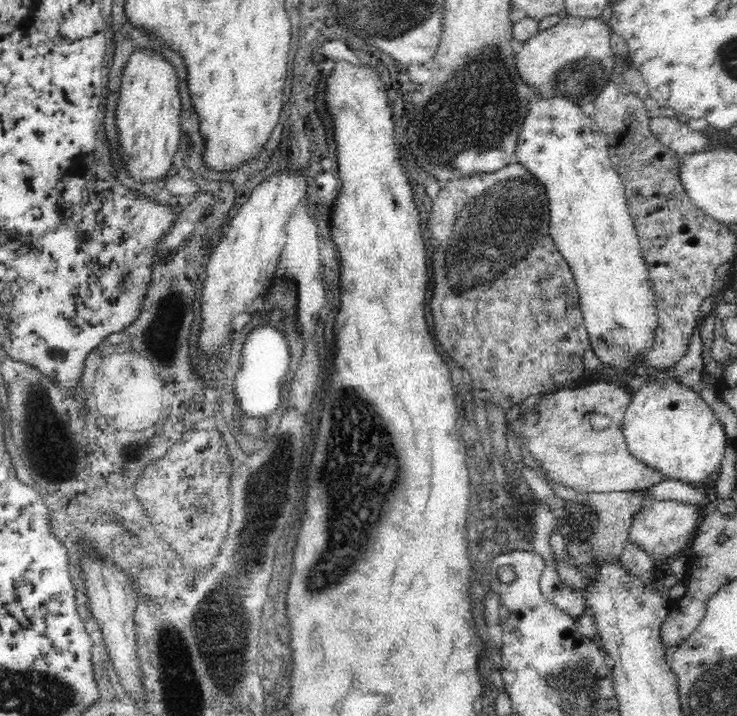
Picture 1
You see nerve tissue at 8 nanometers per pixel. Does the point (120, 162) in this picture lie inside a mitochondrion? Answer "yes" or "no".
no

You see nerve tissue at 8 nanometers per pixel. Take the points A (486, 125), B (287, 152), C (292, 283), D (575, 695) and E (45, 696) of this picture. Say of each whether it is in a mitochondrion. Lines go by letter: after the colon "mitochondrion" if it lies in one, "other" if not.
A: mitochondrion
B: other
C: other
D: mitochondrion
E: mitochondrion

